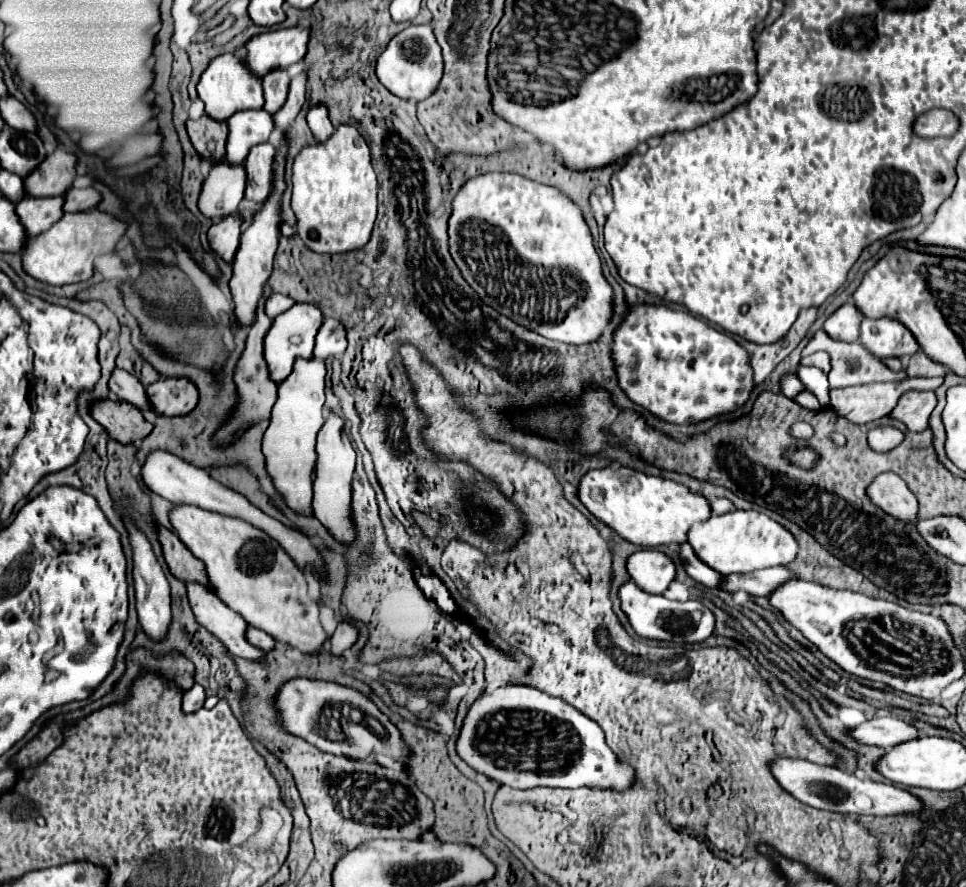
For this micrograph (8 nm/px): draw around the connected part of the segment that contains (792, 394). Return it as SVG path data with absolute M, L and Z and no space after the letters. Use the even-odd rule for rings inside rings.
M785 373L781 379L779 379L779 387L781 387L781 393L789 399L795 399L797 395L801 395L805 391L805 385L801 383L801 379L797 377L797 373Z

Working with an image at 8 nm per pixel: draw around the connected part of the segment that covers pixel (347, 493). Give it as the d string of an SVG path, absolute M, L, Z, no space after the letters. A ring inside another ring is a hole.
M329 413L325 425L317 435L317 465L315 465L315 481L313 481L313 511L315 517L323 523L323 527L331 533L335 541L345 547L351 547L357 541L357 525L351 509L351 483L355 471L355 451L351 447L349 437L343 433L343 421Z

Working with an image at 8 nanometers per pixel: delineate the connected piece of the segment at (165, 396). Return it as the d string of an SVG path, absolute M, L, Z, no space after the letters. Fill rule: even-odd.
M167 377L147 387L147 397L153 411L179 411L191 403L193 409L199 403L199 391L193 381L183 377ZM181 405L181 407L179 407Z

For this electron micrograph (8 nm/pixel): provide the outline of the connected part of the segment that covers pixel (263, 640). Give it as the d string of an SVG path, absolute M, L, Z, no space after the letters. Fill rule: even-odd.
M249 627L249 631L247 631L247 639L253 643L253 645L257 645L257 647L261 647L263 651L273 651L275 647L277 647L277 641L269 635L269 633L265 633L265 631L259 631L259 629L255 629L255 627Z

